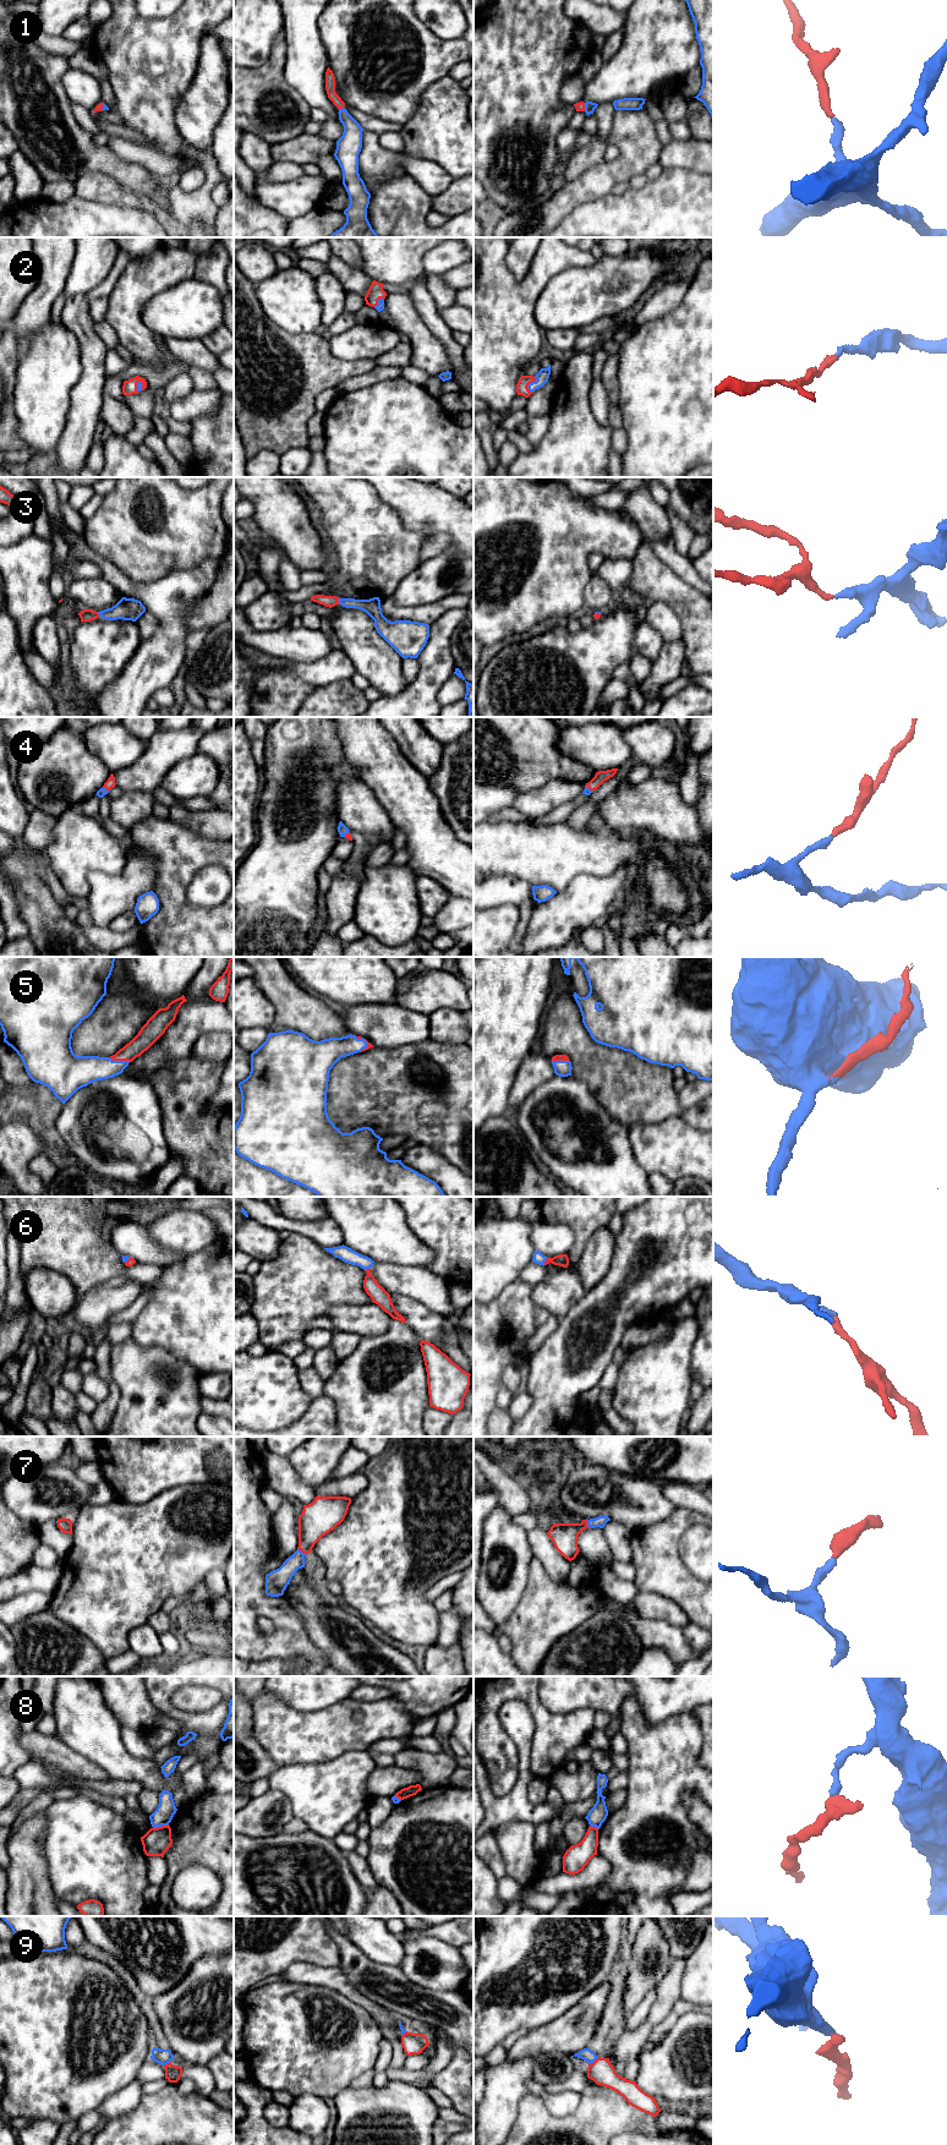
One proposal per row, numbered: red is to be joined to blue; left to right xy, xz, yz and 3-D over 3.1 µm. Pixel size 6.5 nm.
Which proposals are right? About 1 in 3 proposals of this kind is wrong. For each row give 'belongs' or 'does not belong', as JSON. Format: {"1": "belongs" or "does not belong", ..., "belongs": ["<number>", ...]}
{"1": "belongs", "2": "belongs", "3": "belongs", "4": "belongs", "5": "belongs", "6": "belongs", "7": "belongs", "8": "does not belong", "9": "belongs", "belongs": ["1", "2", "3", "4", "5", "6", "7", "9"]}

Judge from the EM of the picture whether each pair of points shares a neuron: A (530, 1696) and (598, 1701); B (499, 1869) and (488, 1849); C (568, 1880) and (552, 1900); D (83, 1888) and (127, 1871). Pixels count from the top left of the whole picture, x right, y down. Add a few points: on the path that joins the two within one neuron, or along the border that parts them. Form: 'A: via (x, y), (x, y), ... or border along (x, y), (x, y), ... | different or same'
A: border along (537, 1689), (537, 1696), (547, 1708), (564, 1713) | different
B: via (496, 1864), (491, 1854) | same
C: border along (531, 1886), (537, 1891), (558, 1894) | different
D: via (94, 1877), (100, 1871), (116, 1871) | same

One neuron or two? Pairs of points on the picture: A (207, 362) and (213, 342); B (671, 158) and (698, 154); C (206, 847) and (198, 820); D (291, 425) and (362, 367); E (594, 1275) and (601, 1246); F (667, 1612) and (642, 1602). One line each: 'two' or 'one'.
A: two
B: one
C: two
D: one
E: one
F: one

